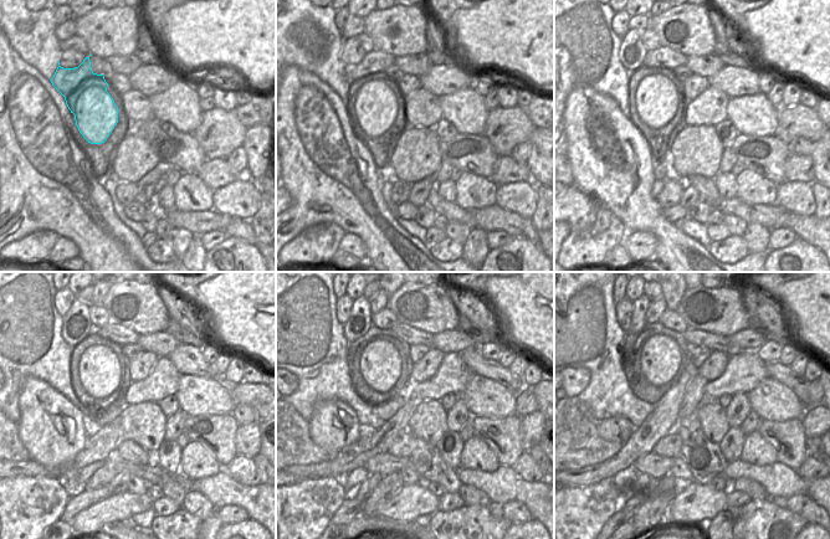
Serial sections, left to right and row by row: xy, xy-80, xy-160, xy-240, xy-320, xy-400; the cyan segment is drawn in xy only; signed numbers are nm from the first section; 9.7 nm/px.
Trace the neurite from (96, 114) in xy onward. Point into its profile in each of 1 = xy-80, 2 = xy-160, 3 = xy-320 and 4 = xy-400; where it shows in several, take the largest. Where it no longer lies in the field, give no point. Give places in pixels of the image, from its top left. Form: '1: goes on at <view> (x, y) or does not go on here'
1: goes on at xy-80 (375, 104)
2: goes on at xy-160 (656, 98)
3: goes on at xy-320 (380, 365)
4: goes on at xy-400 (660, 360)

